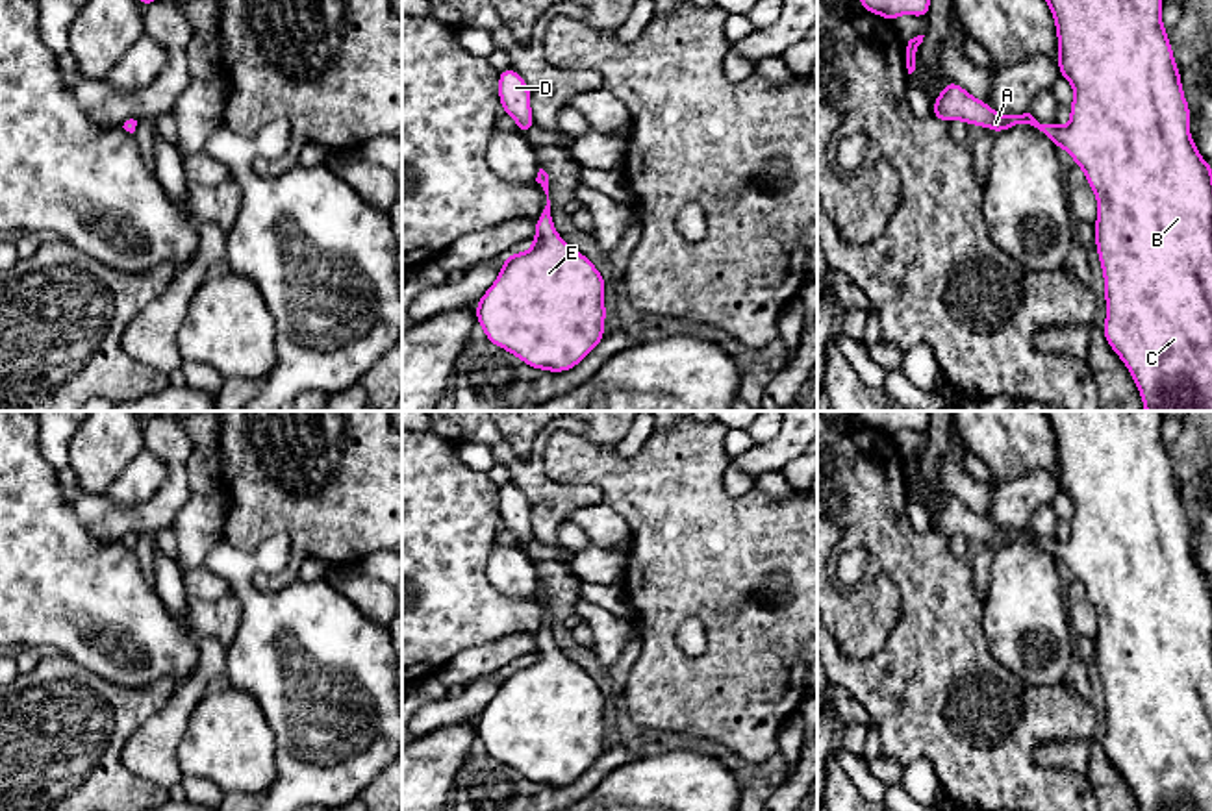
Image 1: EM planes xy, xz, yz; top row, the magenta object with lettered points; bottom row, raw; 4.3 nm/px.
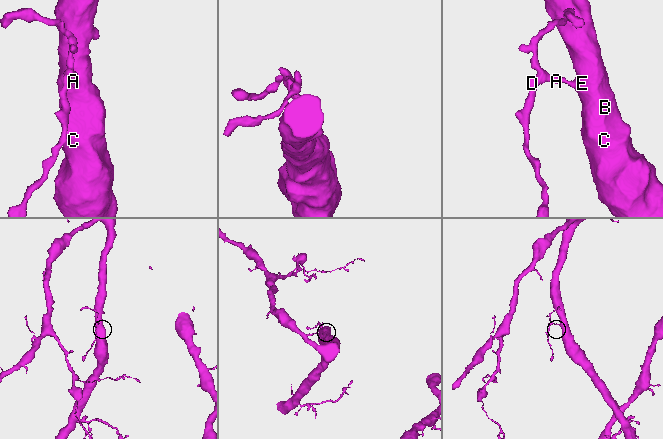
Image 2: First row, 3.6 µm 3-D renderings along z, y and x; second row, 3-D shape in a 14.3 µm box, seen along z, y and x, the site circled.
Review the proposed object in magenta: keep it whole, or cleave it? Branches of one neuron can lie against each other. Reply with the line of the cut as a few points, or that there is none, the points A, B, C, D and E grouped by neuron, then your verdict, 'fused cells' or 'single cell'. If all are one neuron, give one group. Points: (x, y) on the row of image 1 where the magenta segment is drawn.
cut none; groups A B C D E; single cell

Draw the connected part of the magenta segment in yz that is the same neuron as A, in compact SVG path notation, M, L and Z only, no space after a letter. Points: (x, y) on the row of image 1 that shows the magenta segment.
M1045 0L1056 24L1058 70L1071 85L1075 98L1069 106L1067 126L1040 124L1030 113L1001 115L982 100L971 96L964 87L949 81L934 100L932 117L953 122L964 120L967 126L984 126L995 133L1017 124L1030 124L1047 135L1056 148L1066 148L1082 168L1092 191L1097 196L1095 246L1105 276L1106 320L1103 333L1112 350L1129 368L1138 385L1145 411L1212 411L1212 165L1208 165L1190 135L1190 107L1182 93L1180 72L1173 57L1168 31L1162 24L1162 0Z

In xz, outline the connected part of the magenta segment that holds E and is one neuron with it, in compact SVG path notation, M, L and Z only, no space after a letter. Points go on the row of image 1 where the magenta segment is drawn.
M543 168L536 181L545 206L532 248L508 256L495 283L476 302L476 322L489 343L528 367L565 372L604 339L606 281L584 254L558 235Z

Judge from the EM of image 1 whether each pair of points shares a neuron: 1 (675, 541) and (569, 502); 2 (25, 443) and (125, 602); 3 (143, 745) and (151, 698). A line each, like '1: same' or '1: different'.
1: different
2: same
3: different

